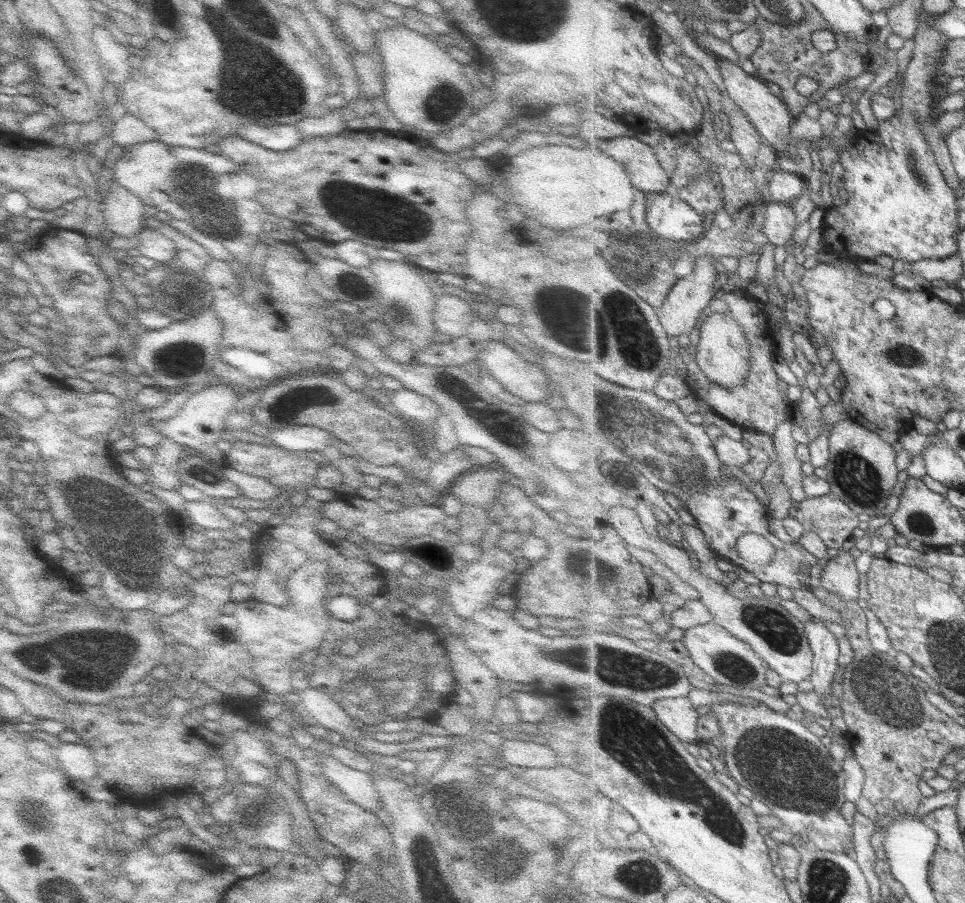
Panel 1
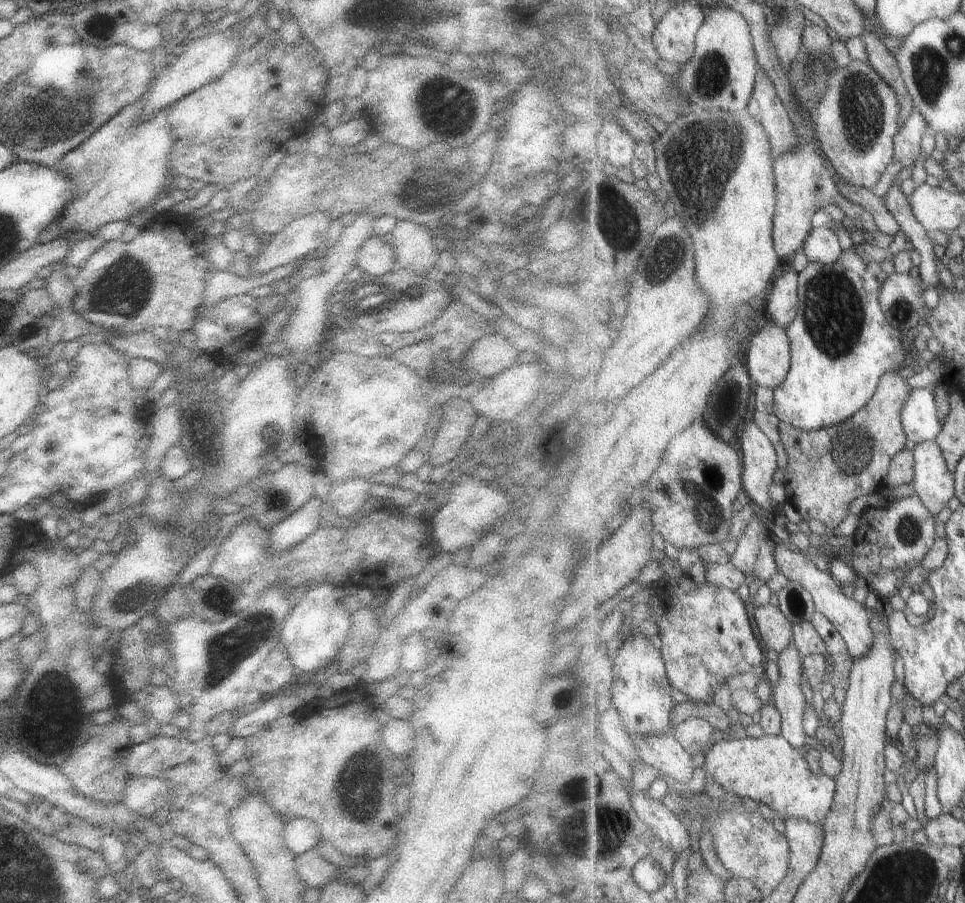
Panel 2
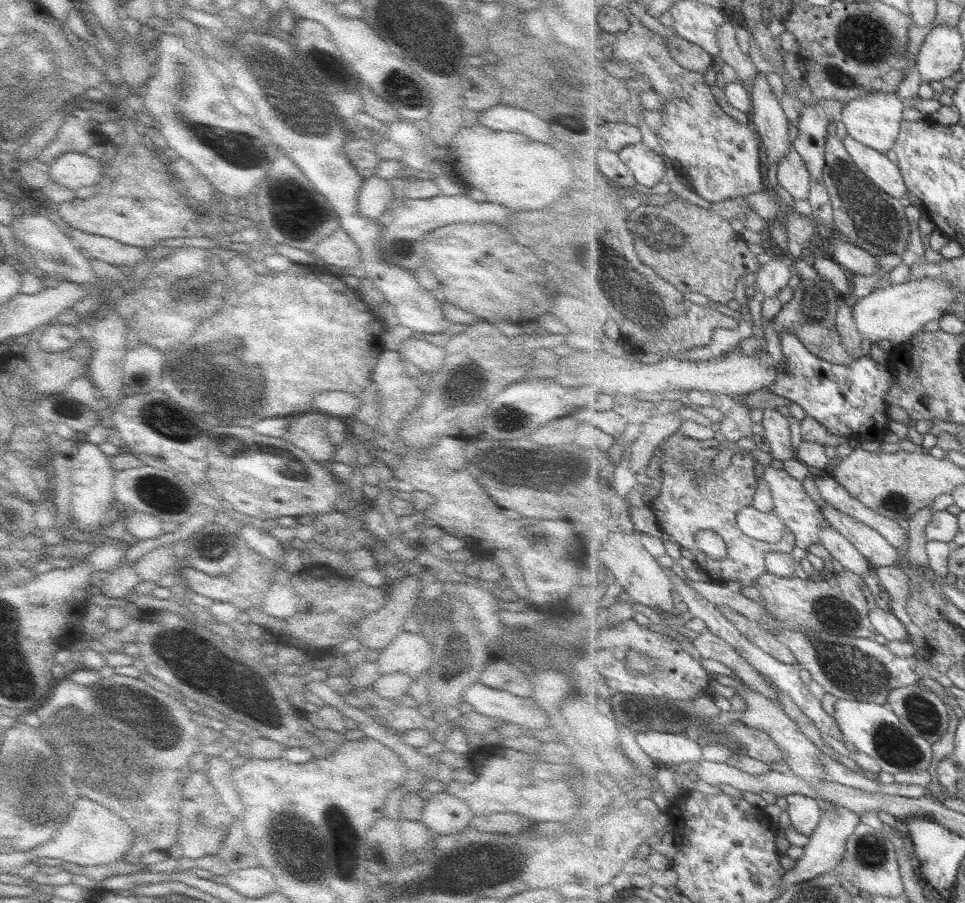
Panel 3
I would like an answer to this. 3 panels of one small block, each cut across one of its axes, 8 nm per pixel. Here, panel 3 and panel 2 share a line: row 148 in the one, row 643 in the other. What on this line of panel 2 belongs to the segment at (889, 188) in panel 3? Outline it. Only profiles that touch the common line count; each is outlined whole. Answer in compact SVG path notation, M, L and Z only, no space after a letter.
M781 541L772 542L773 552L775 552L775 562L780 571L789 581L799 582L809 594L813 596L815 610L823 614L829 622L836 627L837 632L843 636L845 643L848 644L849 654L854 658L865 657L873 645L873 630L871 630L871 616L869 609L864 604L859 604L857 600L847 598L841 590L841 583L829 571L820 570L813 562L813 557L808 553L803 553L798 549L791 550L785 548Z

